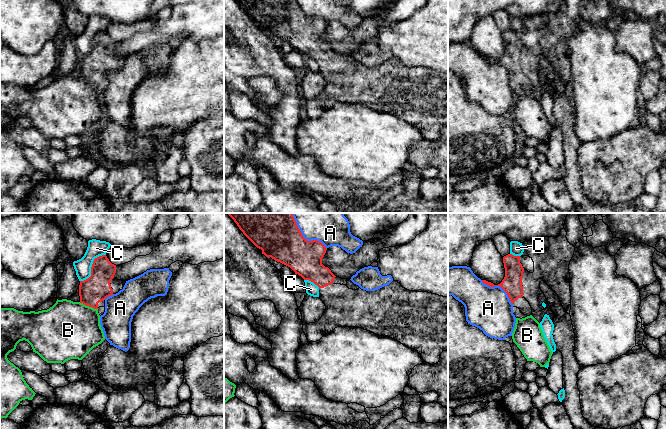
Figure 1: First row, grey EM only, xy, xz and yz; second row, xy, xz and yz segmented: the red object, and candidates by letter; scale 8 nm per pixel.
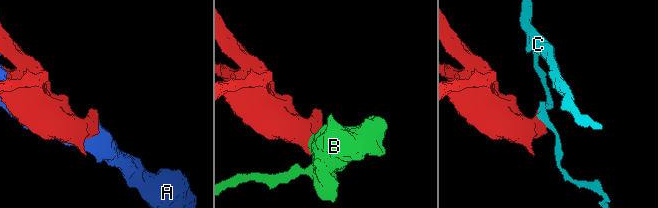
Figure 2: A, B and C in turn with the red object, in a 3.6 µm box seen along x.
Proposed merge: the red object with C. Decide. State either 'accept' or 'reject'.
reject

